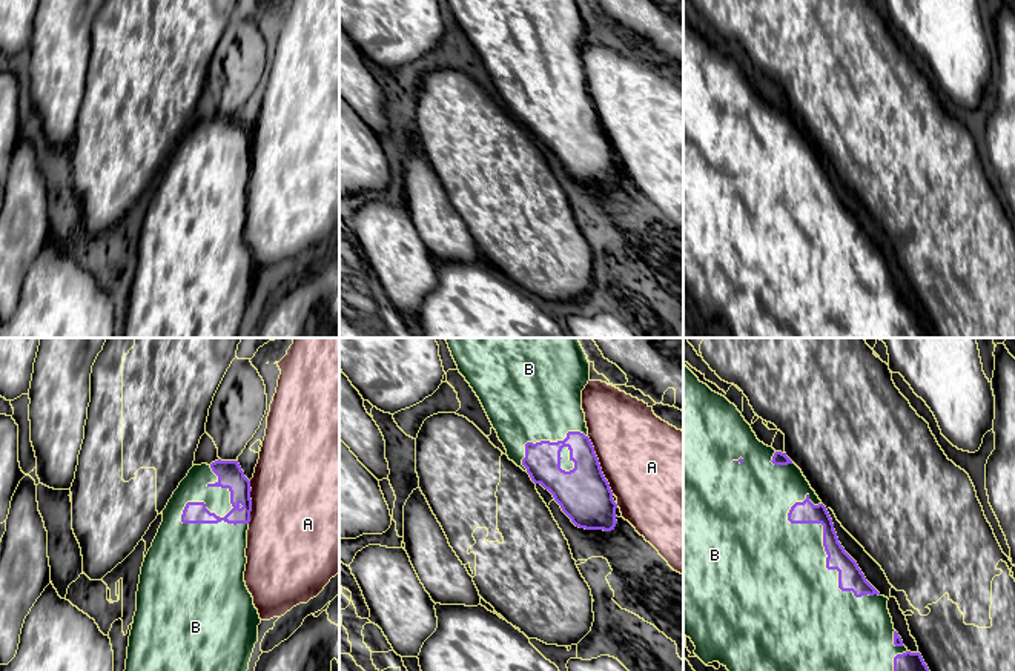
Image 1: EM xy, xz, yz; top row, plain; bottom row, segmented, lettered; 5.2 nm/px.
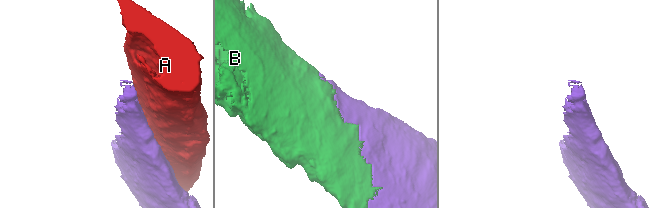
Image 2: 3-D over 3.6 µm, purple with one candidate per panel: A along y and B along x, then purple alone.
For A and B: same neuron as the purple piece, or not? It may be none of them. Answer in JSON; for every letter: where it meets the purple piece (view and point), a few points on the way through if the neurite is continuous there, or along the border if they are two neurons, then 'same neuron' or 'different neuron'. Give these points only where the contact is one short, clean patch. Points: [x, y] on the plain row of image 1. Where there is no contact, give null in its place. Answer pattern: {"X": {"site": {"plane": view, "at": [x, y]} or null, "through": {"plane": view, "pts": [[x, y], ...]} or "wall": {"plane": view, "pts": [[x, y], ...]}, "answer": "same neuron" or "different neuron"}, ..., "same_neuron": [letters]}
{"A": {"site": {"plane": "xz", "at": [599, 122]}, "answer": "different neuron"}, "B": {"site": {"plane": "xy", "at": [231, 157]}, "answer": "same neuron"}, "same_neuron": ["B"]}

